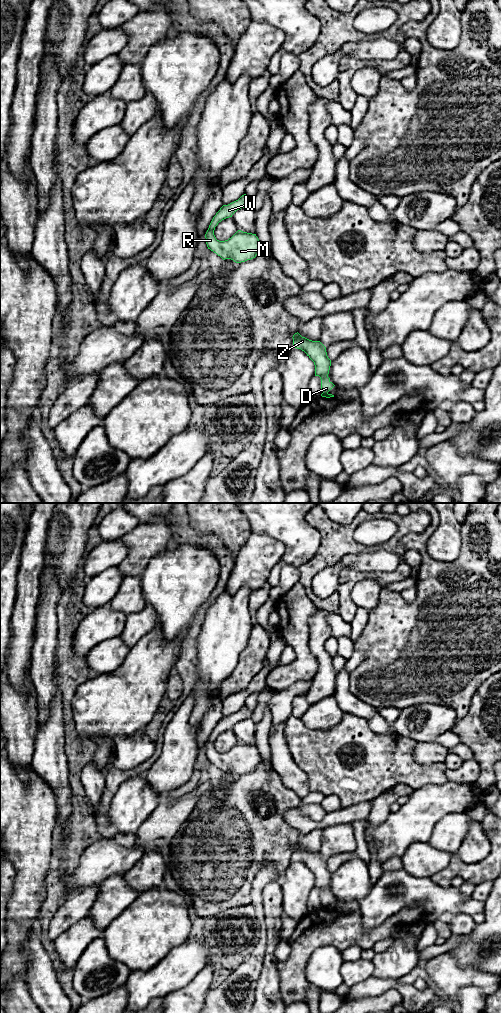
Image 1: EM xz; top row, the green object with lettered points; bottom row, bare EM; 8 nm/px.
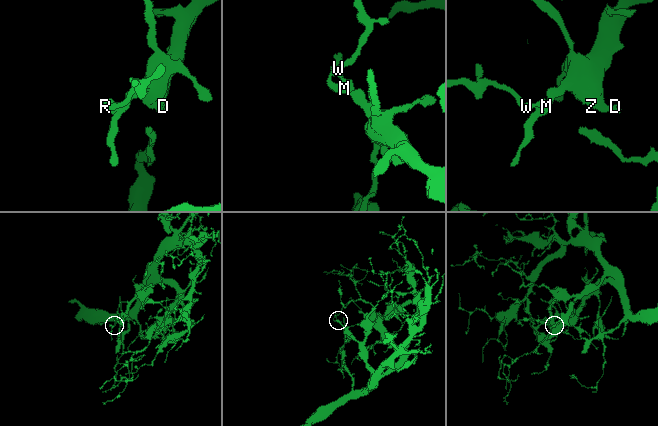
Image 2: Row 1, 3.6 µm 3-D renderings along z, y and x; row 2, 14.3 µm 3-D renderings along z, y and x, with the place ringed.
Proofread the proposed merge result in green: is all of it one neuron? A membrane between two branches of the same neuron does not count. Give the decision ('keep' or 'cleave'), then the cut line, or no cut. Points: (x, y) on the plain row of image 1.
keep; cut none

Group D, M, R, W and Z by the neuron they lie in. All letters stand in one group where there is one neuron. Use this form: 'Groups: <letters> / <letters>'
Groups: D M R W Z

